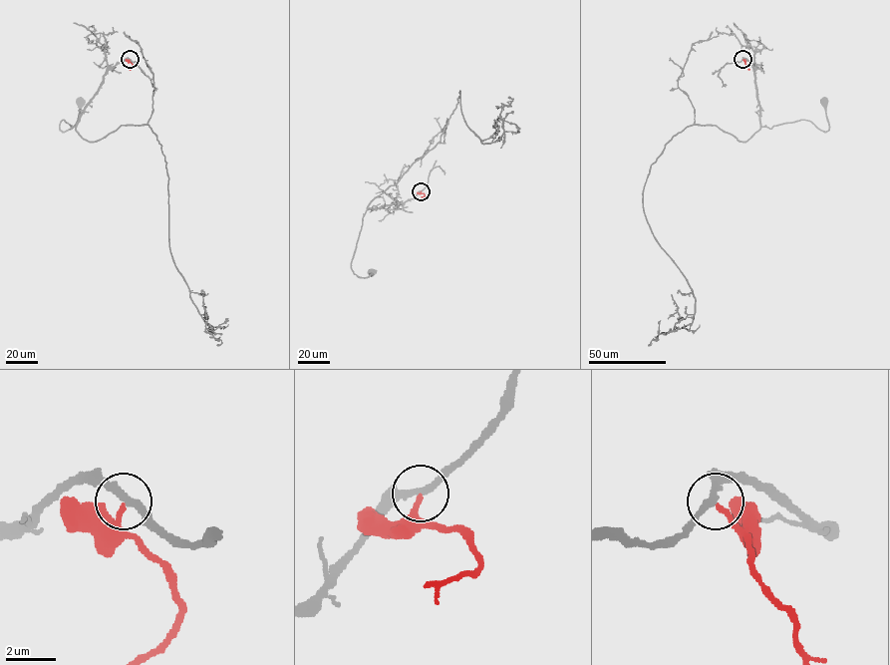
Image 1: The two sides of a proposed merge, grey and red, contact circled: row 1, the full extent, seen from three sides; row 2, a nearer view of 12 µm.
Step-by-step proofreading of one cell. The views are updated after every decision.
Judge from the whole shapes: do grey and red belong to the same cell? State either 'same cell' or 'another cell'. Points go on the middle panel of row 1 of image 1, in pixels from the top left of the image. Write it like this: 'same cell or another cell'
another cell

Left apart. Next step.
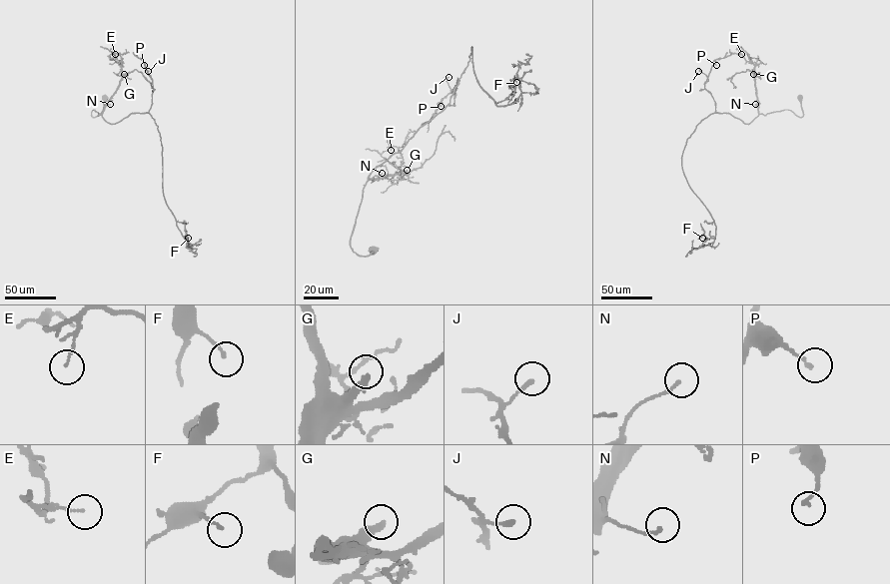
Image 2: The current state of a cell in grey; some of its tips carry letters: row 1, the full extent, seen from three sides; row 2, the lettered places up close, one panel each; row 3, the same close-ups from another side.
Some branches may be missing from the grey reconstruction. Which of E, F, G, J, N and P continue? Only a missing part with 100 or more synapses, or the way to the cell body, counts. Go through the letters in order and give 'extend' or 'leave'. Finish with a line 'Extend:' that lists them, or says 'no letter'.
E: leave
F: leave
G: extend
J: leave
N: leave
P: leave
Extend: G

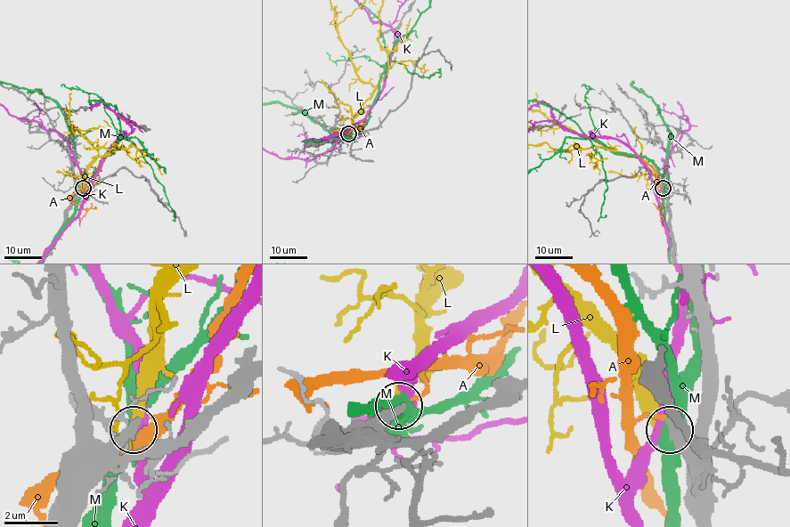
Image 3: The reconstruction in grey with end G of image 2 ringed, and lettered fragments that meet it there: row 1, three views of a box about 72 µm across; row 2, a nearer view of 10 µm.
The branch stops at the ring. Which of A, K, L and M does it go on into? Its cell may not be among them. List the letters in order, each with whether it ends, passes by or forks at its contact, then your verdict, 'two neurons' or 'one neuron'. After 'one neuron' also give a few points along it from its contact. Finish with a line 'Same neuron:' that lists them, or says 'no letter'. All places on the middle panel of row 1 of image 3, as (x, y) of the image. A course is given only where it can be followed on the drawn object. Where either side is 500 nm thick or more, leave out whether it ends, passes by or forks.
A: it ends; two neurons
K: it passes by; two neurons
L: it ends; one neuron
M: it passes by; two neurons
Same neuron: L

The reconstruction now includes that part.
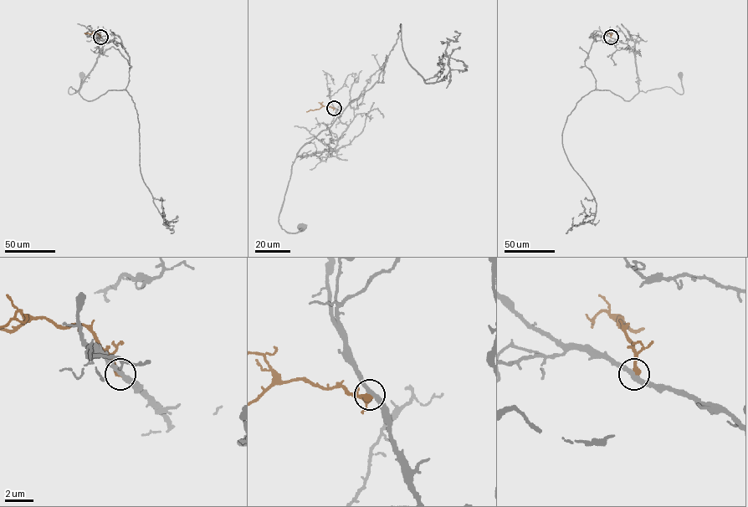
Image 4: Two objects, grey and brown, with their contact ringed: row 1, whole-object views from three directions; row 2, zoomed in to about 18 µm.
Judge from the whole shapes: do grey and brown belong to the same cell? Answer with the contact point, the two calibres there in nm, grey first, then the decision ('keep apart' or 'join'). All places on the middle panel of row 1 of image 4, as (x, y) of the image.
(334, 108) | 320/400 nm | keep apart

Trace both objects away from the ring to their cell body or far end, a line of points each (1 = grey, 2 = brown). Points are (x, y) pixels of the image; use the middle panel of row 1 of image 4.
1: (334, 107), (348, 125), (335, 146), (299, 156), (292, 165), (279, 222), (290, 233), (302, 227)
2: (334, 108), (322, 106), (306, 111)

